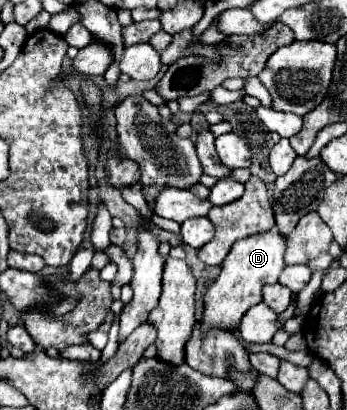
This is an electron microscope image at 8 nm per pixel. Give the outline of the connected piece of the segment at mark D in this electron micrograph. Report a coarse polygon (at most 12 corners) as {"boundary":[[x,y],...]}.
{"boundary":[[286,239],[232,245],[204,295],[200,331],[238,329],[278,283]]}

